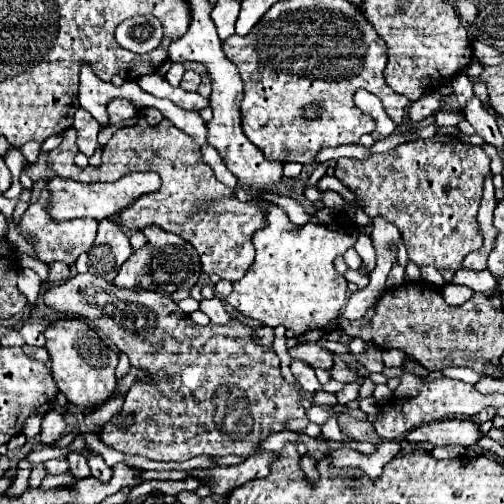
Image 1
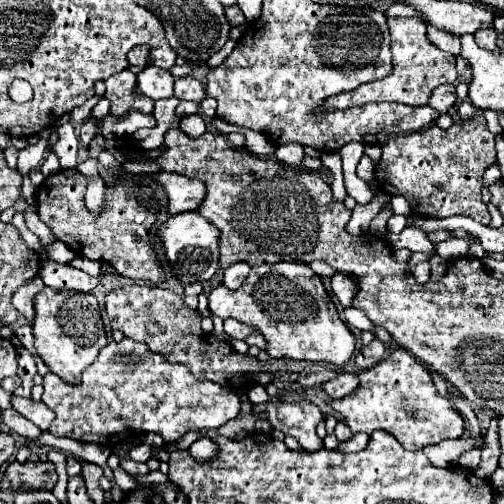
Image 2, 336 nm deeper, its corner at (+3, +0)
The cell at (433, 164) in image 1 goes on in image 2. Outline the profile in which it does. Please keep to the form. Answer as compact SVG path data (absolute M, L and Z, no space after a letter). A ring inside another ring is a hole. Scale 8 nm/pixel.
M480 114L464 124L452 124L448 130L434 124L424 132L386 140L376 168L376 184L386 194L402 194L418 216L446 218L452 214L464 214L490 224L490 214L480 192L484 170L494 160L494 134L488 130L486 120Z

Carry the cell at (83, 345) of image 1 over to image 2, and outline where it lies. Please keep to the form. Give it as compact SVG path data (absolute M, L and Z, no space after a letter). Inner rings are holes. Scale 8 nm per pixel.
M44 288L34 298L34 308L36 318L32 328L38 356L46 362L50 372L60 376L68 384L78 384L78 380L82 380L82 372L96 360L98 352L108 342L96 298L92 294L82 294L74 290Z

